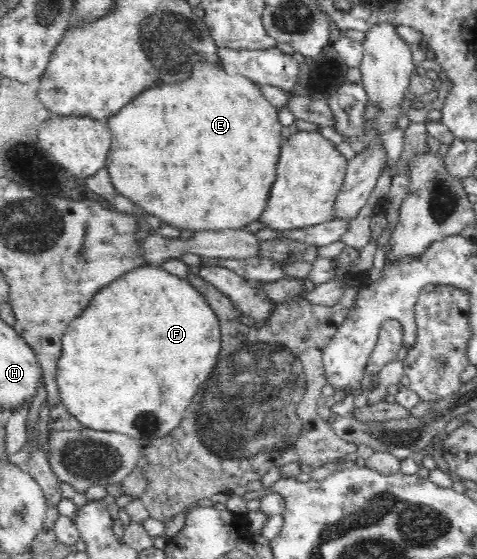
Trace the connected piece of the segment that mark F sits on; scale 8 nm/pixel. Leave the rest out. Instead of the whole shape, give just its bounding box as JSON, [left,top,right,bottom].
[55,265,221,440]

